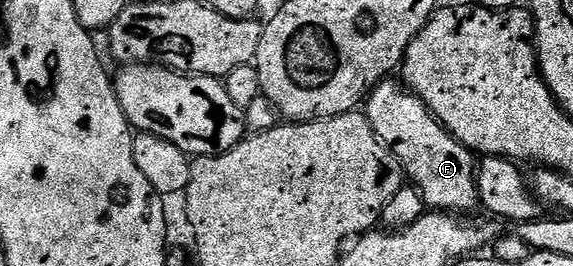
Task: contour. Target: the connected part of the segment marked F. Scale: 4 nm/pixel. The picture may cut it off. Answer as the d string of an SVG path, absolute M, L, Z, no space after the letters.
M396 79L381 81L366 98L366 116L377 139L398 159L405 178L420 190L429 210L472 215L481 208L476 186L477 158L445 131L422 99L407 92L399 80L392 80Z

